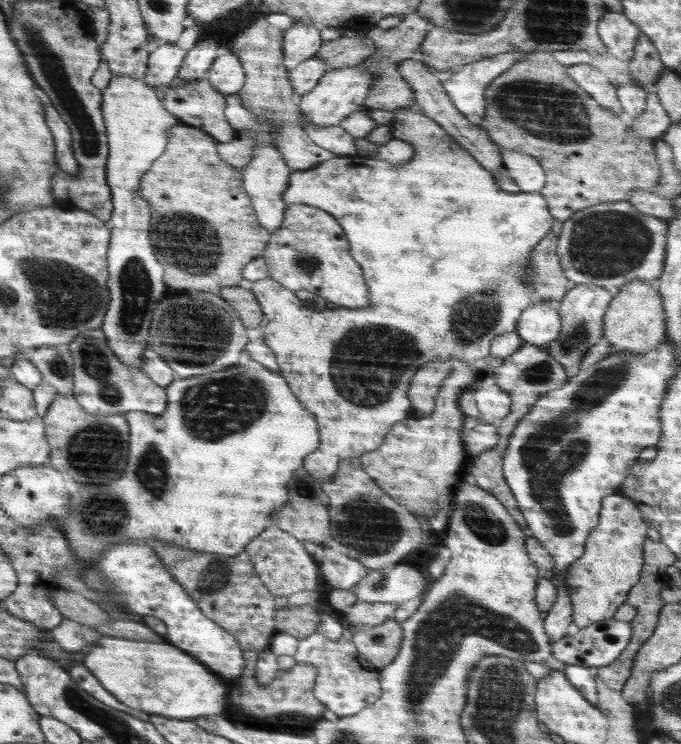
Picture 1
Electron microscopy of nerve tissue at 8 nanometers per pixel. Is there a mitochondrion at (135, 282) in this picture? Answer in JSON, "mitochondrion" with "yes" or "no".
{"mitochondrion":"yes"}

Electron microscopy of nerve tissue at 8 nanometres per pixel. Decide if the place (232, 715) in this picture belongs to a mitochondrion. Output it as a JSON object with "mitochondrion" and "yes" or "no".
{"mitochondrion":"no"}

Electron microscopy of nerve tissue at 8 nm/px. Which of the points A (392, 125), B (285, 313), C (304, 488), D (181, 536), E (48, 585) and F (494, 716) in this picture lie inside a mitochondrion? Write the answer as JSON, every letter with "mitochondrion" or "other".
{"A":"other","B":"other","C":"mitochondrion","D":"other","E":"other","F":"mitochondrion"}

